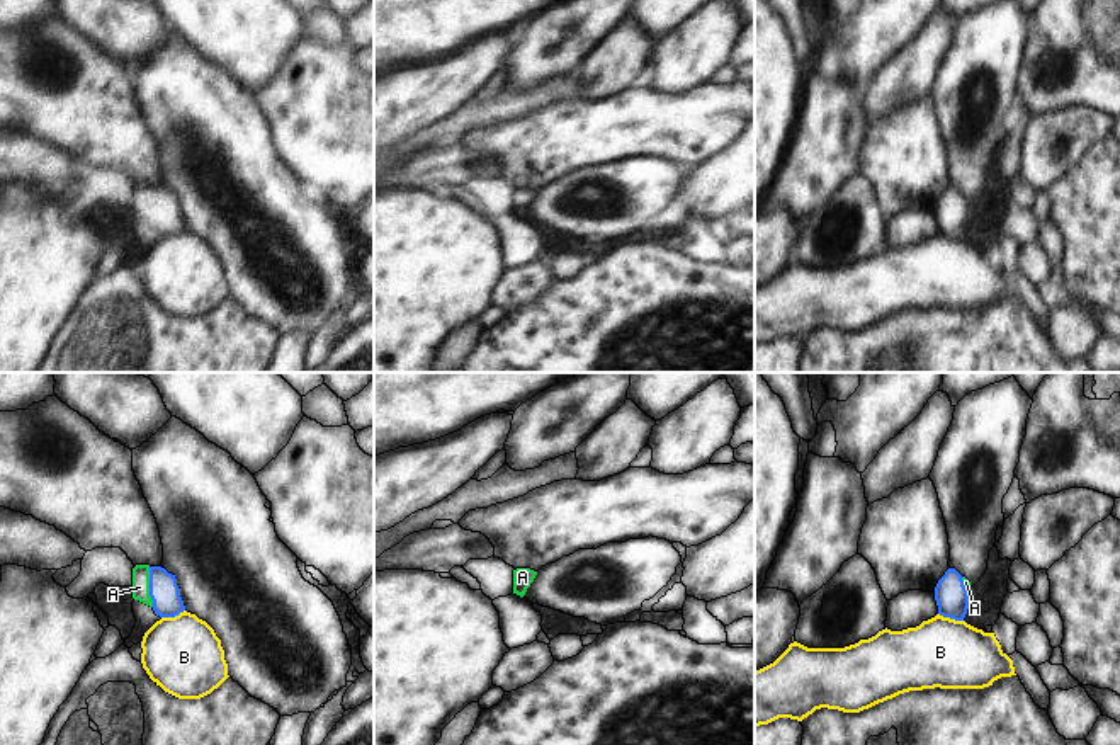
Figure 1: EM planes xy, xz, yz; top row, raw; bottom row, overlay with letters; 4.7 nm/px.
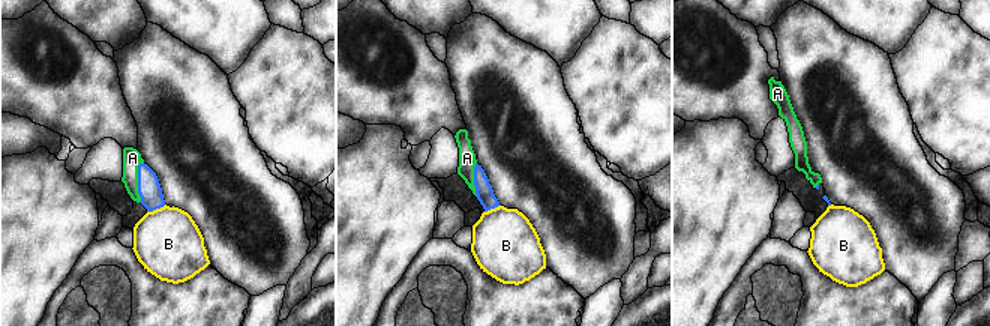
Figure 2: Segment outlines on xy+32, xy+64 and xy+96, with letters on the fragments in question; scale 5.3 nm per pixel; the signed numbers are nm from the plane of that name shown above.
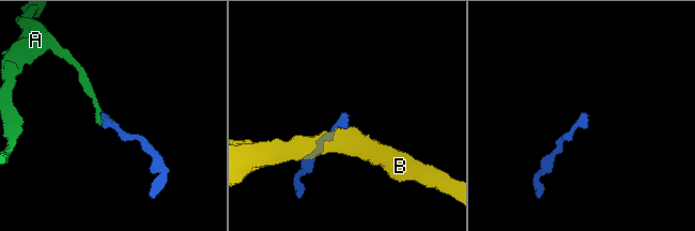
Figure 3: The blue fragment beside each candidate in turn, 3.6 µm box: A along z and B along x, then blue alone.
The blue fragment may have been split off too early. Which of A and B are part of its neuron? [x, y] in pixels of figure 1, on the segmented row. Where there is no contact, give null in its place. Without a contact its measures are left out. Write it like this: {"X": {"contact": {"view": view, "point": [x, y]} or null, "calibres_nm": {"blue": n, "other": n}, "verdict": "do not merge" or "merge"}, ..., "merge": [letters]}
{"A": {"contact": {"view": "xy", "point": [150, 587]}, "calibres_nm": {"blue": 140, "other": 80}, "verdict": "merge"}, "B": {"contact": {"view": "yz", "point": [950, 618]}, "calibres_nm": {"blue": 160, "other": 320}, "verdict": "do not merge"}, "merge": ["A"]}

